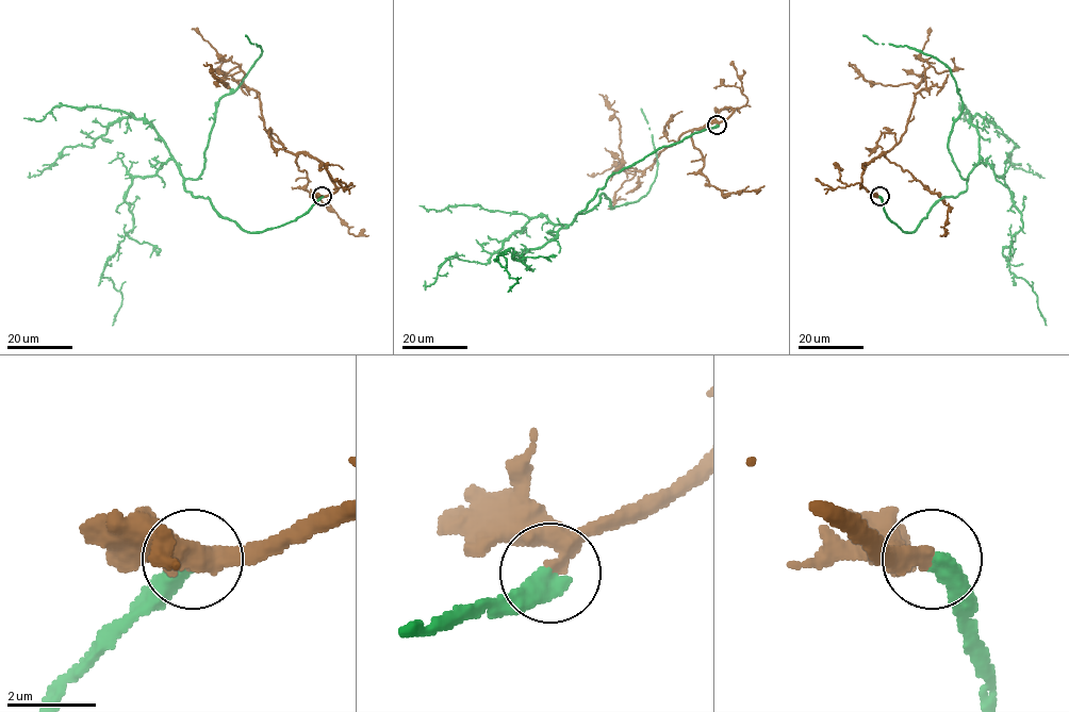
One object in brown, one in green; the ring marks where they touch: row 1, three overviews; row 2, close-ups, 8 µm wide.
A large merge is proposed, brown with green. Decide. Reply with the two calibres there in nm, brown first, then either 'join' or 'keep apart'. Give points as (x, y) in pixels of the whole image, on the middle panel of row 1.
280 nm thick on the brown side, 480 nm on the other; join

